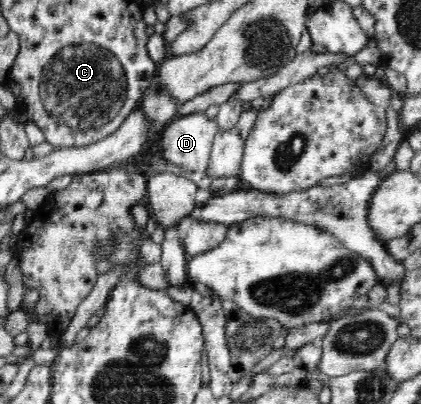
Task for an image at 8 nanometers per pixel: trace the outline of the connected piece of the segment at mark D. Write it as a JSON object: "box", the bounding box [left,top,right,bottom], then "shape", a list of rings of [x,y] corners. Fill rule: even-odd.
{"box":[159,112,218,172],"shape":[[[205,112],[169,121],[159,135],[163,159],[188,172],[205,171],[218,131],[216,120],[209,120]]]}

